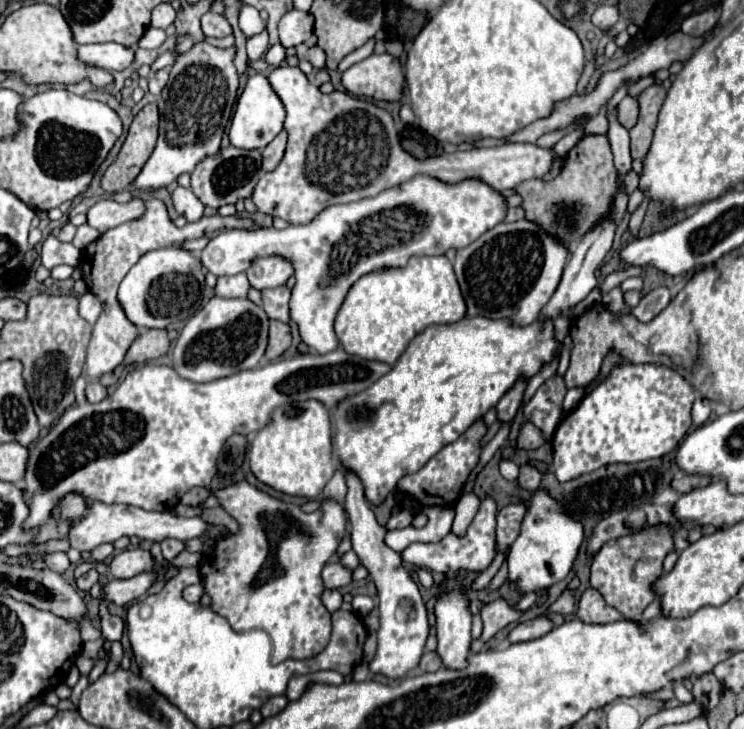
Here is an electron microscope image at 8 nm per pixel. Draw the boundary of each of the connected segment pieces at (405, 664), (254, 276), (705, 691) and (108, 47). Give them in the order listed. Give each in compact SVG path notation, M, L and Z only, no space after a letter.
M347 472L347 500L345 510L351 520L351 538L353 538L353 550L357 552L361 566L367 568L371 580L377 588L377 610L379 610L379 630L377 630L377 652L373 662L369 664L369 670L373 674L383 674L391 680L405 678L413 668L419 666L419 660L425 652L425 642L429 636L429 620L427 620L427 606L421 598L419 586L411 578L411 572L403 568L401 554L391 550L385 544L385 528L377 524L371 506L367 504L363 496L361 482Z
M267 256L267 258L257 258L251 268L247 270L249 282L257 290L267 290L267 288L277 288L283 286L289 276L293 274L293 266L281 258L281 256Z
M709 674L709 676L701 676L699 680L695 680L691 692L695 696L695 702L703 708L703 712L709 712L719 704L723 686L713 674Z
M103 42L103 44L87 44L79 46L79 60L85 64L93 64L105 70L125 70L133 64L135 48L123 46L117 42Z

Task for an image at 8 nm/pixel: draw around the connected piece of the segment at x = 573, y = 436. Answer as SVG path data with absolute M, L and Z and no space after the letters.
M619 364L609 378L573 408L555 430L553 470L559 482L575 480L601 466L641 462L673 452L691 428L693 386L661 364Z

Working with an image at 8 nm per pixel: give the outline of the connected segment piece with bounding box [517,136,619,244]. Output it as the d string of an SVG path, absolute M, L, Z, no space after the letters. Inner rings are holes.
M585 136L565 156L565 166L555 180L525 180L517 186L517 192L523 196L523 208L529 220L537 220L541 228L553 232L567 244L577 244L579 238L607 214L611 196L617 192L617 182L619 178L607 138Z

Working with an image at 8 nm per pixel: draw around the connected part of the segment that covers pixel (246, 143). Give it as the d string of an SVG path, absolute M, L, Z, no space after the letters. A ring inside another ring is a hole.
M251 72L243 94L237 100L237 110L229 128L229 140L233 146L237 148L257 148L263 150L281 130L283 130L283 122L285 122L285 106L281 102L281 98L277 96L277 92L271 88L269 80L265 74L261 72Z

